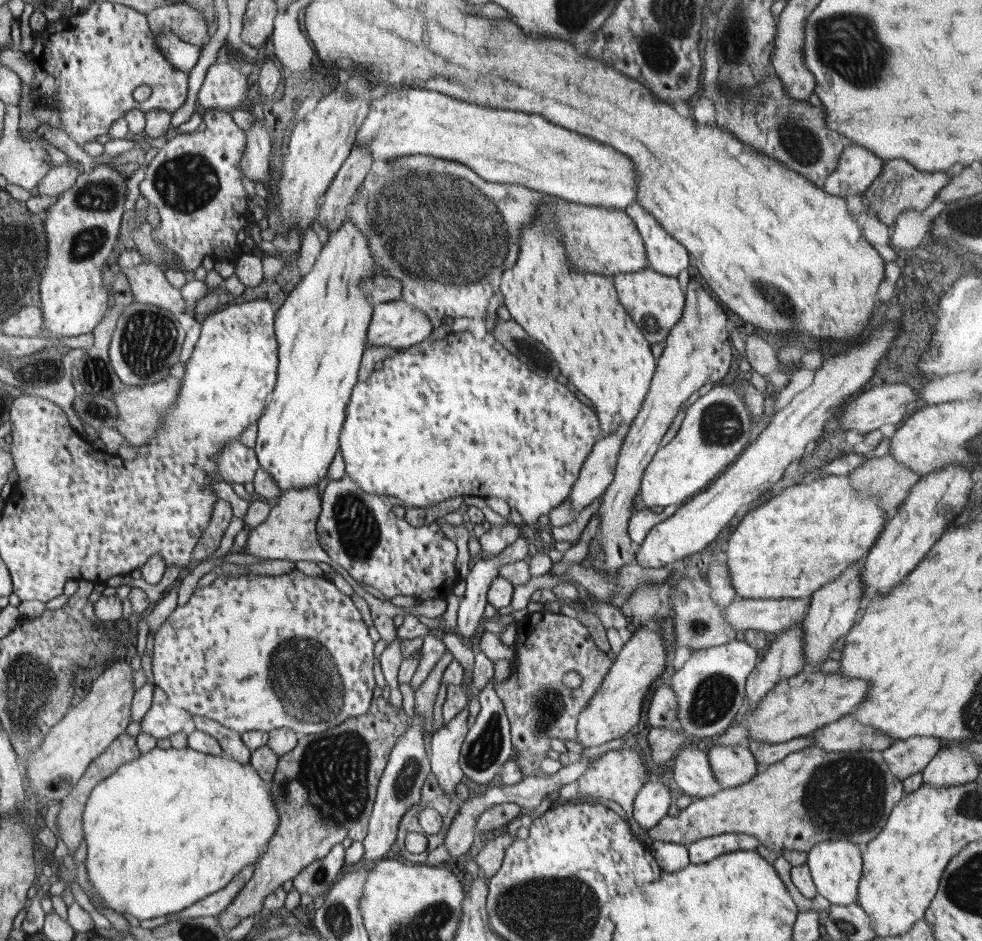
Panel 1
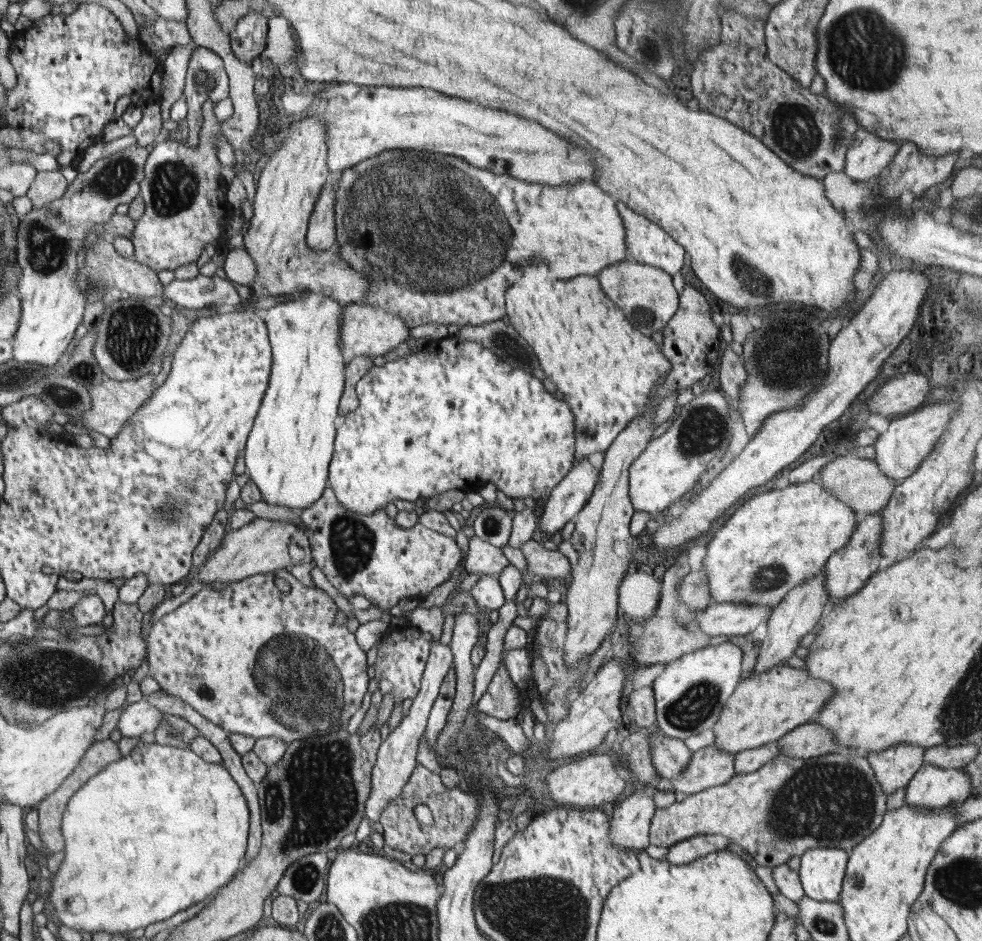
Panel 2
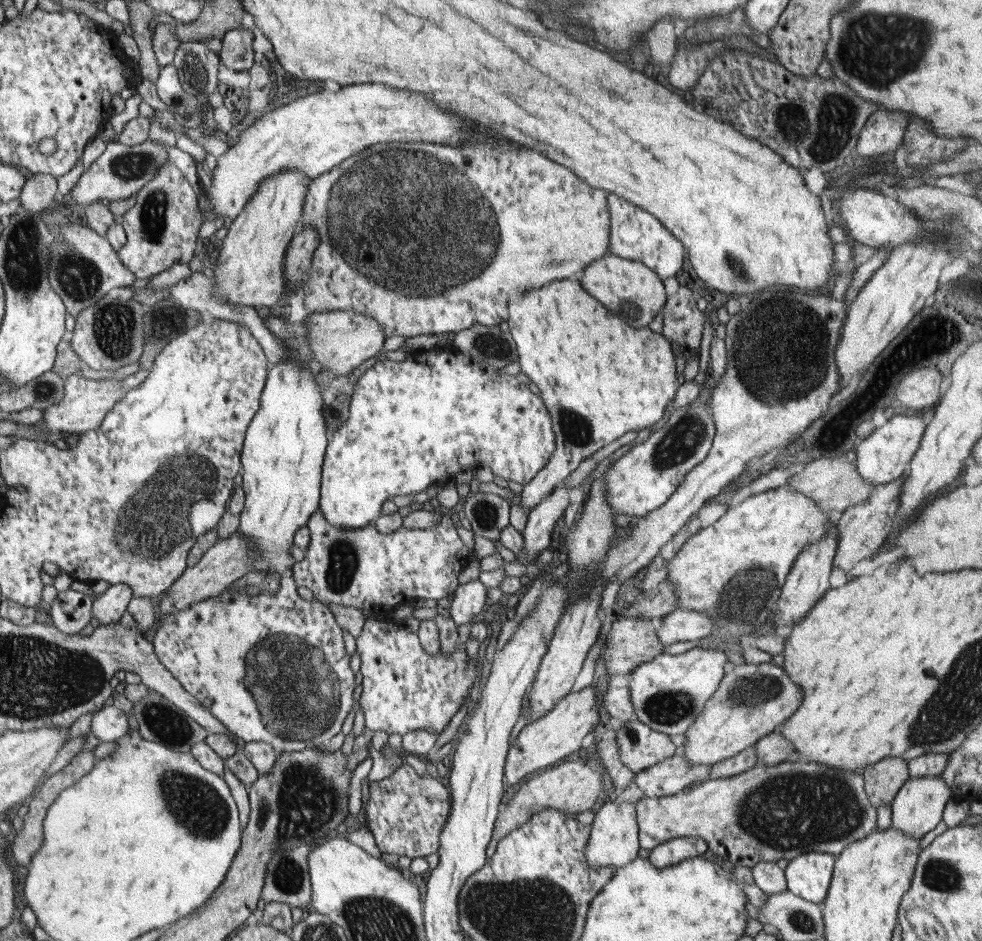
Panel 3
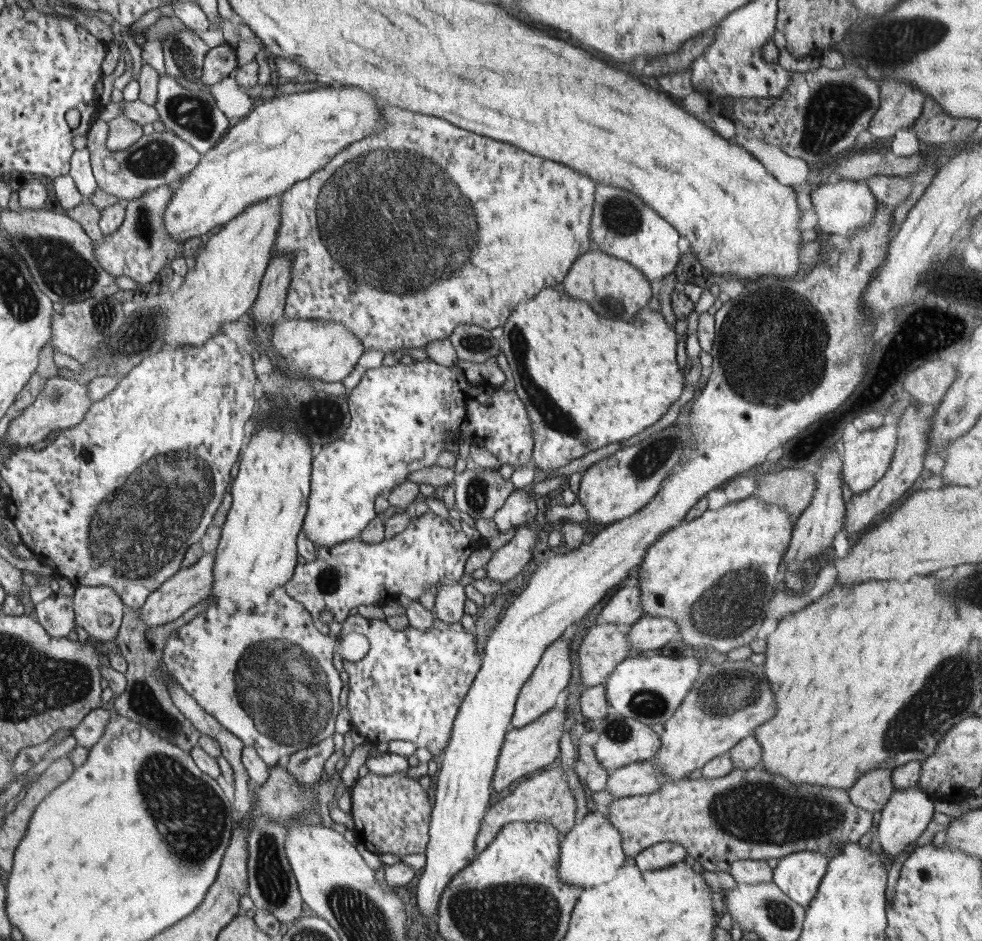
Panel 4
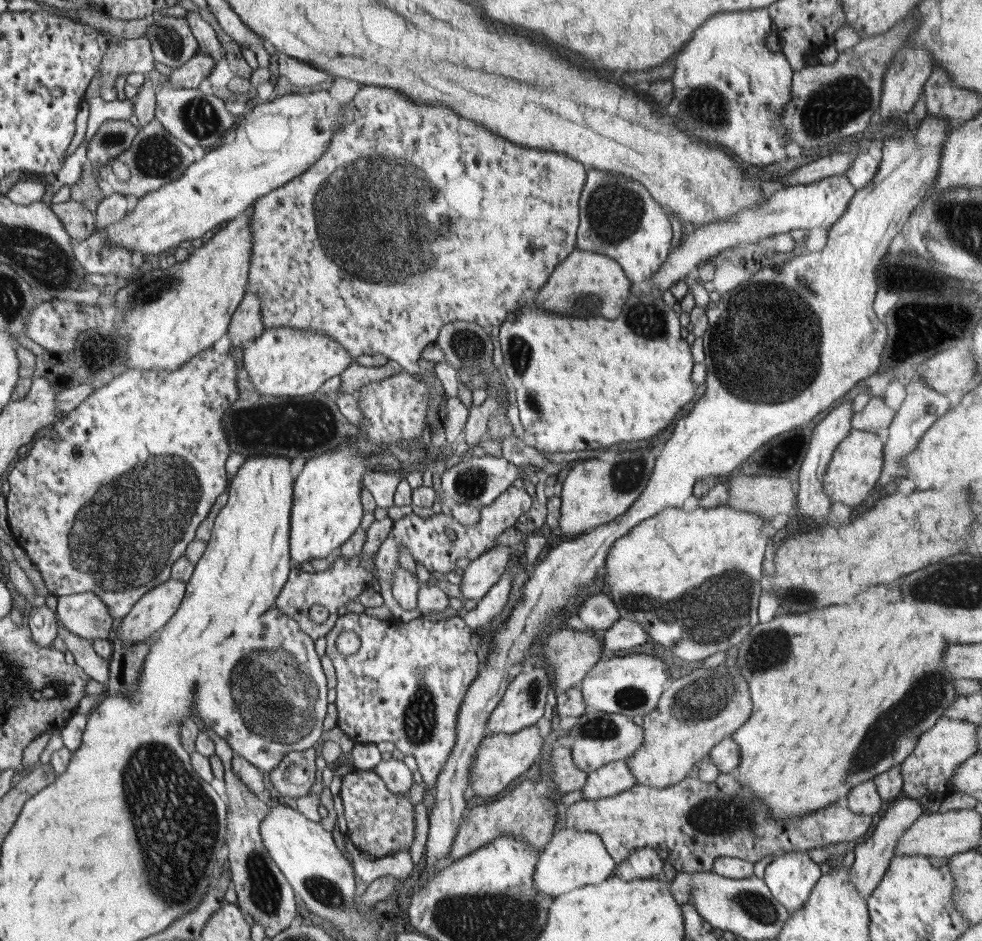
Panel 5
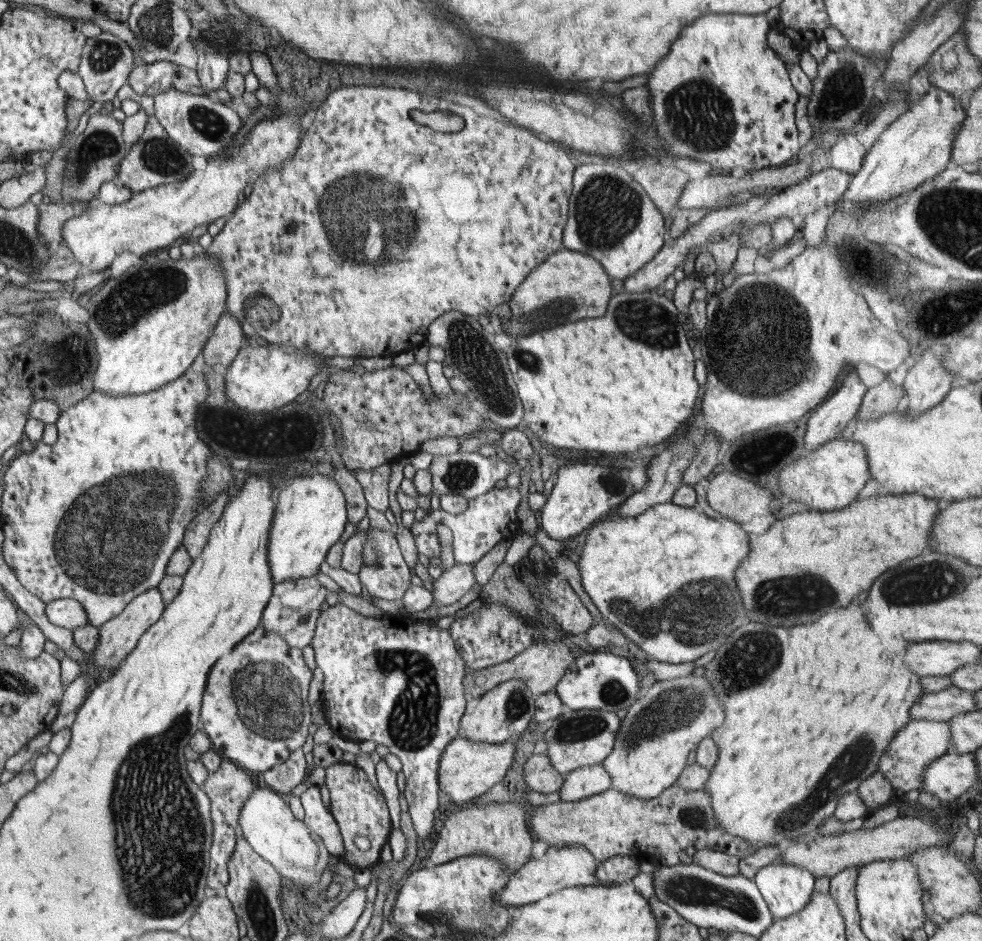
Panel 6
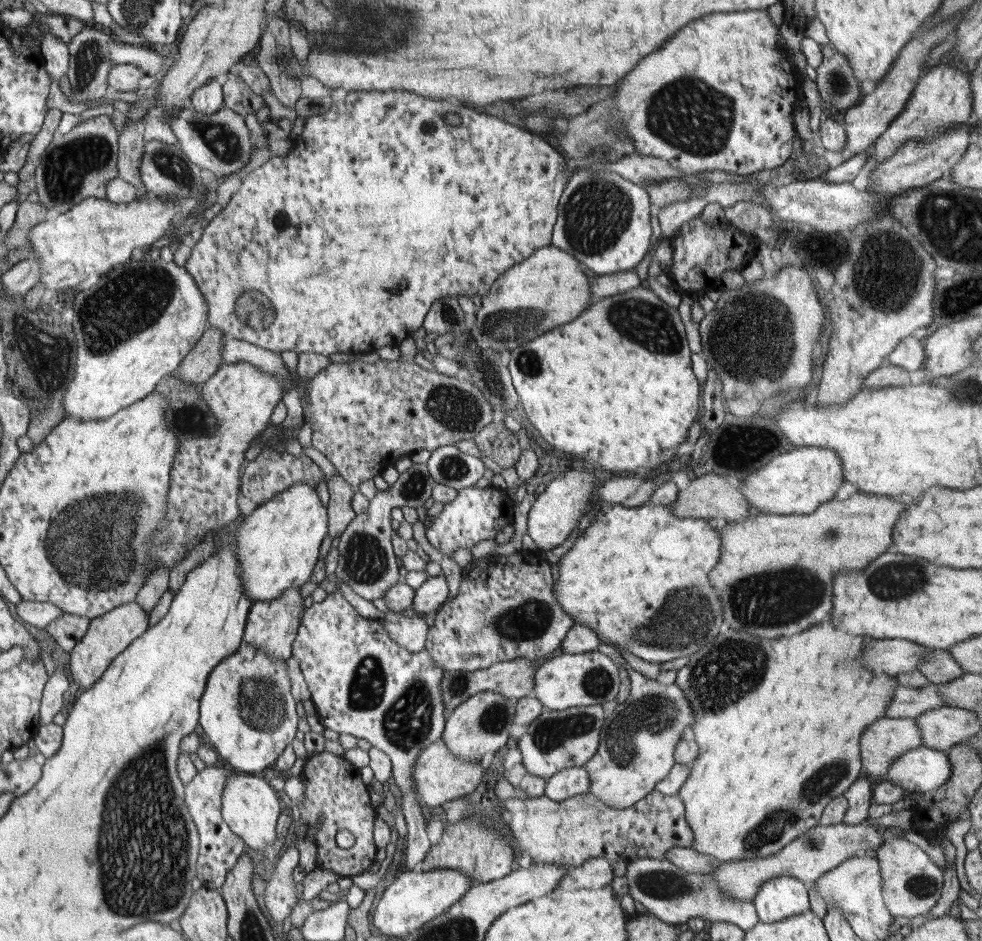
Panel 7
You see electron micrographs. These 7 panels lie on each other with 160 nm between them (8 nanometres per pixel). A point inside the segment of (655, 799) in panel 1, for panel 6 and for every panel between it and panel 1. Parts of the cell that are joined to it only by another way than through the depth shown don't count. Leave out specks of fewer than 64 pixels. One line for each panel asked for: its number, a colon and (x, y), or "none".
2: (630, 826)
3: (614, 841)
4: (591, 853)
5: (572, 859)
6: (571, 865)

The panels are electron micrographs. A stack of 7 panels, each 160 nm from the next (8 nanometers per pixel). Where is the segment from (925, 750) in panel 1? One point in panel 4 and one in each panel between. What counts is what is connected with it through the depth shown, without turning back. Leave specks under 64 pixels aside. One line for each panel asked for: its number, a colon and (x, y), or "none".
2: (894, 767)
3: (883, 779)
4: (871, 791)

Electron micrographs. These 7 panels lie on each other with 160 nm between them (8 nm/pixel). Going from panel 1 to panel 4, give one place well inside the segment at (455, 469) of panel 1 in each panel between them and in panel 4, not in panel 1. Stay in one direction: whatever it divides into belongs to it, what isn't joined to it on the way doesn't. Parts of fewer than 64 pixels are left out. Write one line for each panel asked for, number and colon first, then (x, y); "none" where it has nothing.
2: (453, 415)
3: (440, 412)
4: (401, 416)

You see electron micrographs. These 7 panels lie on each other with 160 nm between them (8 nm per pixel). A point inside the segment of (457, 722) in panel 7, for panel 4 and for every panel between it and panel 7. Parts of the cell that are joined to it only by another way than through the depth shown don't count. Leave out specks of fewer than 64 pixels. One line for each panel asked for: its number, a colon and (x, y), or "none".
4: (538, 695)
5: (523, 704)
6: (504, 712)

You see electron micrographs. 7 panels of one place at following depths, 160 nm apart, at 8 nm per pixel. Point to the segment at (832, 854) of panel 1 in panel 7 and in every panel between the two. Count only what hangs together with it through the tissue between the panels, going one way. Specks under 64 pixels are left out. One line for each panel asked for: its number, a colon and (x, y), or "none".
2: (822, 870)
3: (809, 875)
4: (799, 874)
5: (791, 876)
6: (786, 887)
7: (779, 898)

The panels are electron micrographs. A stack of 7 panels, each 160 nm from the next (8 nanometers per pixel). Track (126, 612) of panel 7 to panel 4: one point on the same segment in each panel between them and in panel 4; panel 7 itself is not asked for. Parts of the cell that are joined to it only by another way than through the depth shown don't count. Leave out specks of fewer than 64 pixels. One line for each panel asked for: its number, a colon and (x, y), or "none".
4: (189, 587)
5: (157, 607)
6: (117, 638)

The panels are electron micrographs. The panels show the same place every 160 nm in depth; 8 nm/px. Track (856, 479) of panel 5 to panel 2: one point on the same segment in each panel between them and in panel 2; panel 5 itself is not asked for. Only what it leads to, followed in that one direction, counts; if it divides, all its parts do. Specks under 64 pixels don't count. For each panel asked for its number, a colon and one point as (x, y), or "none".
2: (900, 450)
3: (883, 456)
4: (866, 459)

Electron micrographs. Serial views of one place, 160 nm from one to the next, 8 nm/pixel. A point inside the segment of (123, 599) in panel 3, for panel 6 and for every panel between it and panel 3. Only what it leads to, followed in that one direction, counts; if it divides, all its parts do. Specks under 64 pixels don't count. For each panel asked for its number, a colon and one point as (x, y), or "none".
4: (98, 609)
5: (85, 615)
6: (66, 613)

